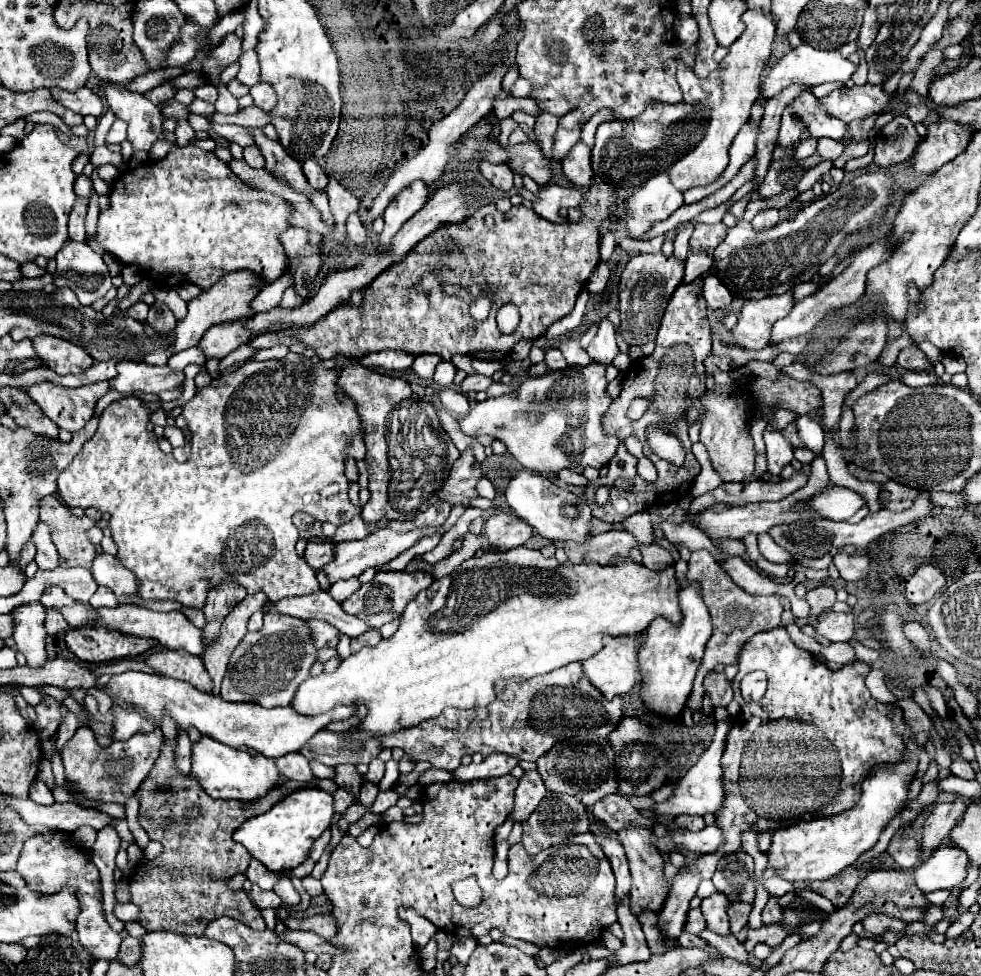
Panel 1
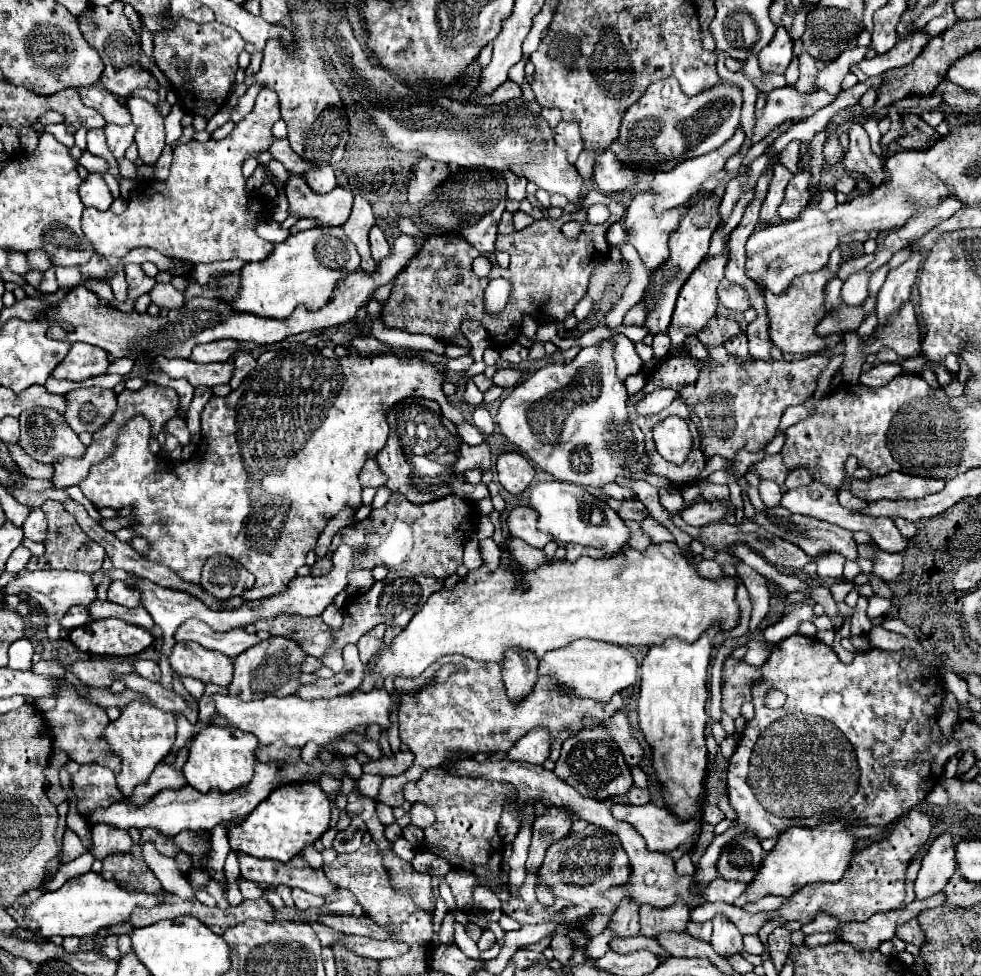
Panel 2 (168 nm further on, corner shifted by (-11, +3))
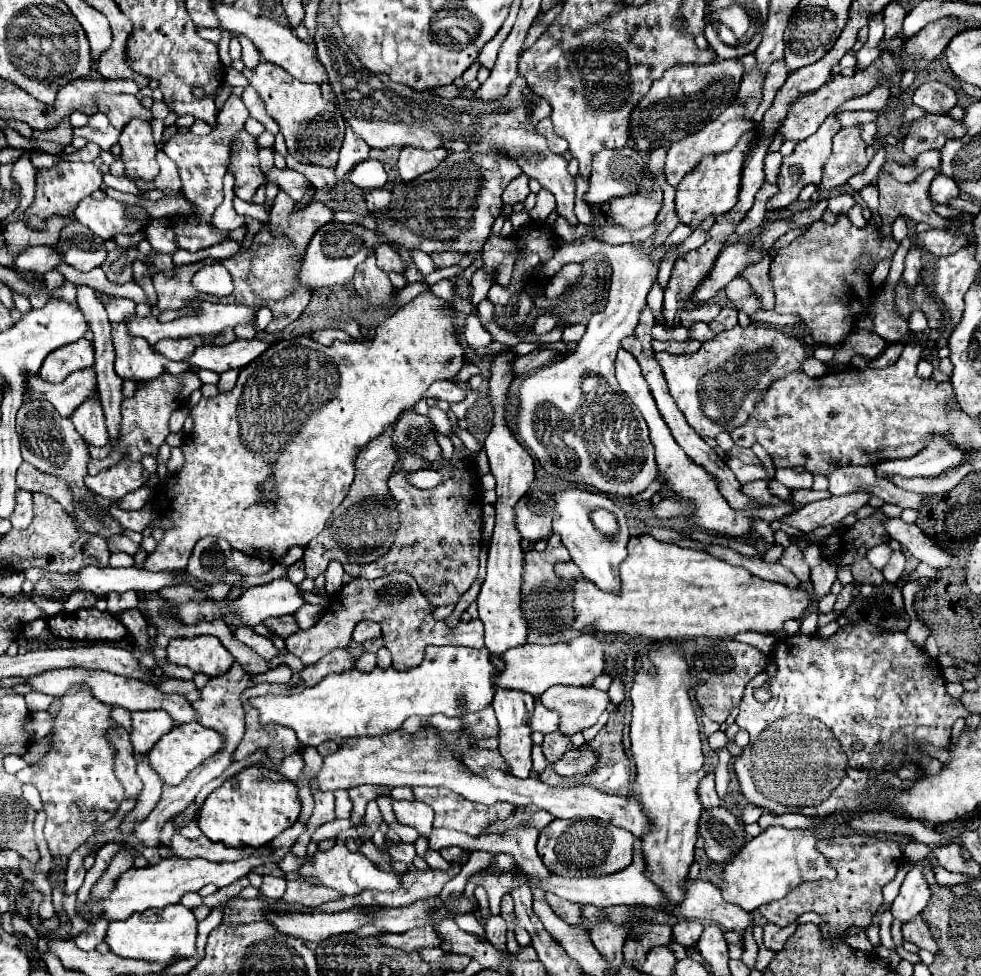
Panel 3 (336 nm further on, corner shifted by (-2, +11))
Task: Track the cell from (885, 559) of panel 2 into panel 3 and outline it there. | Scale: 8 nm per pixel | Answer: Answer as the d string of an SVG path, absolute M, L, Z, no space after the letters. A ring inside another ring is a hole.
M892 552L892 558L890 558L890 562L886 564L886 568L884 568L884 578L886 578L886 582L896 584L896 582L902 578L902 574L904 574L904 564L906 564L904 552Z

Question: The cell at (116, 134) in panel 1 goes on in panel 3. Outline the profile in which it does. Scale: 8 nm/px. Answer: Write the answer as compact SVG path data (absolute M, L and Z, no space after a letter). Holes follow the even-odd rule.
M98 112L92 114L88 118L88 124L78 130L78 136L84 136L88 142L98 144L102 150L110 150L118 142L120 132L108 122L108 118L102 112Z

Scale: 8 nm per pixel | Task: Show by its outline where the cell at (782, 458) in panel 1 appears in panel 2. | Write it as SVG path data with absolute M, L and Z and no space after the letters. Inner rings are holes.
M775 454L775 456L767 456L763 462L757 464L757 474L761 478L769 478L769 480L775 480L779 486L783 486L787 474L789 474L789 468L785 466L781 454Z

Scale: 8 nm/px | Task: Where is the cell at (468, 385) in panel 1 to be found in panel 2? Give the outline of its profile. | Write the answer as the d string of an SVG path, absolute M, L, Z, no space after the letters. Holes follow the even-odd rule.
M501 368L501 370L497 370L495 374L493 374L493 384L495 386L501 386L501 388L513 388L515 384L517 384L517 380L521 378L521 372L519 370L515 370L515 368Z

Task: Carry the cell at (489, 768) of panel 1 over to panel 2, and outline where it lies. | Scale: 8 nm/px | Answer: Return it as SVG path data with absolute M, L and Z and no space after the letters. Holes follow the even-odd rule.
M535 728L533 732L525 734L513 748L505 752L505 762L527 762L527 764L543 764L549 756L551 736L543 728Z

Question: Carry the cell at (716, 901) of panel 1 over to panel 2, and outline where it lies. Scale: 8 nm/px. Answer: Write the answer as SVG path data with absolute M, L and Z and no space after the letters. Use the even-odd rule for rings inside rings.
M717 914L711 922L713 922L711 944L713 944L717 954L729 956L729 954L735 954L743 948L743 936L727 916Z

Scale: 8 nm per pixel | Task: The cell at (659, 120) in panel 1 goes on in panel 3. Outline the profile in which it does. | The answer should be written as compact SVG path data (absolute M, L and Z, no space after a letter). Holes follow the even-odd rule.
M722 60L704 66L674 66L660 80L654 80L648 94L632 110L630 144L636 150L652 152L660 146L670 148L672 142L698 132L708 120L714 120L736 100L736 92L744 74L738 60Z

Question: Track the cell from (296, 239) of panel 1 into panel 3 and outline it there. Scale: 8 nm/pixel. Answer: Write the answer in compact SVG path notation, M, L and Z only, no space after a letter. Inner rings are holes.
M226 173L224 177L224 202L216 208L216 212L212 216L212 224L222 232L232 232L244 224L244 216L236 214L234 206L232 206L232 198L235 196L232 192L234 182L234 176Z

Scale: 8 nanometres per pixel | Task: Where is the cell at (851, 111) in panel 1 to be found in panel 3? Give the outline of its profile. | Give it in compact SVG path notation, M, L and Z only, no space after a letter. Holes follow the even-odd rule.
M734 102L716 120L710 120L700 132L692 134L692 136L686 136L684 140L672 144L670 150L668 150L668 156L666 156L666 180L668 180L668 184L676 186L706 154L722 154L722 152L732 150L736 146L738 138L742 136L742 132L746 132L754 124L752 120L742 120L740 118L742 112L744 112L744 106Z

